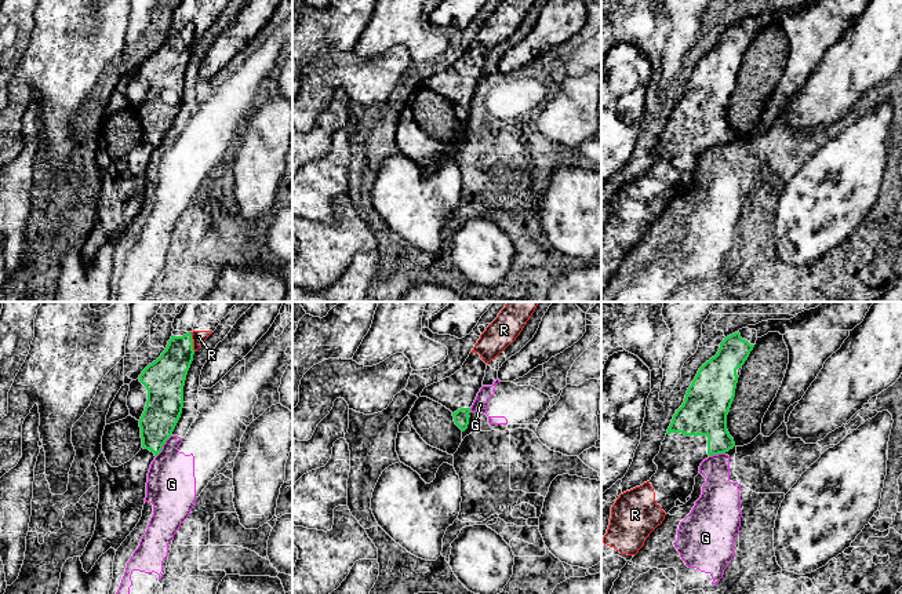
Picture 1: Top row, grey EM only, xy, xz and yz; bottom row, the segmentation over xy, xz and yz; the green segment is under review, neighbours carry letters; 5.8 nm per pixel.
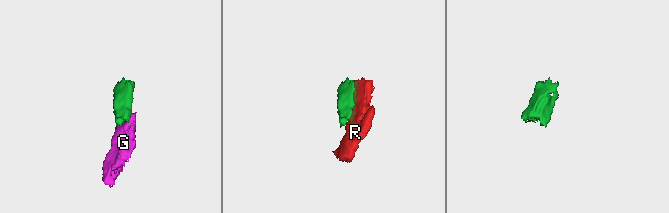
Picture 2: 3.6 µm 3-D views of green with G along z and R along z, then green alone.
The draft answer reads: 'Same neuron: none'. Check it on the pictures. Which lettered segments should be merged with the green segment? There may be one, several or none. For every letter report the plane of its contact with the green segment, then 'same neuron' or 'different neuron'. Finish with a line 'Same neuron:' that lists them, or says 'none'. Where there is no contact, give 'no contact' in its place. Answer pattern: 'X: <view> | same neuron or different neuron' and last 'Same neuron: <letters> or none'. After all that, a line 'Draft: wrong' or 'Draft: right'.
G: xy | different neuron
R: xy | same neuron
Same neuron: R
Draft: wrong

